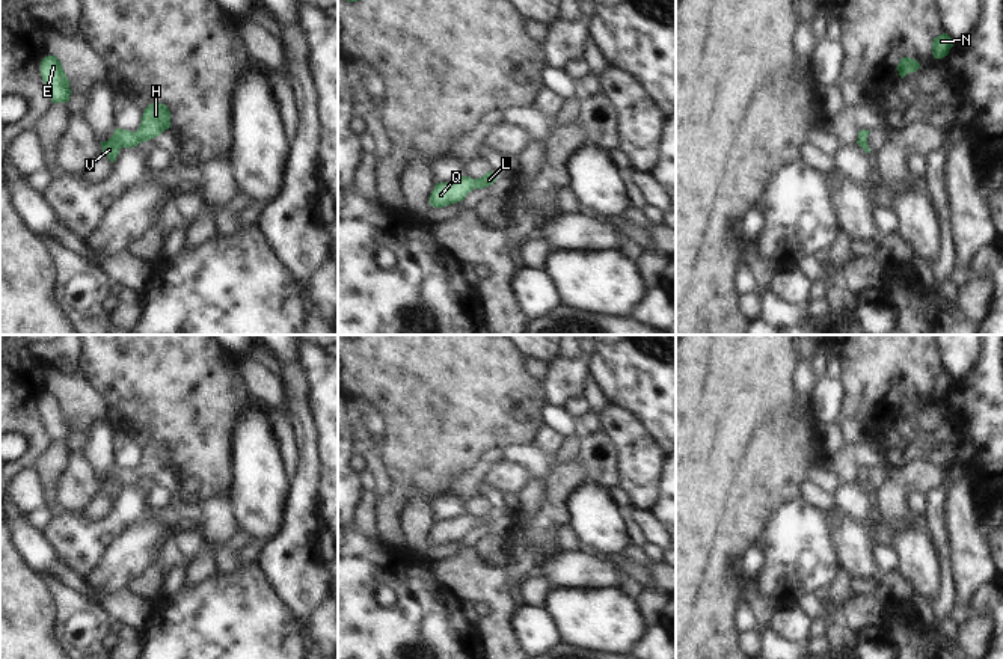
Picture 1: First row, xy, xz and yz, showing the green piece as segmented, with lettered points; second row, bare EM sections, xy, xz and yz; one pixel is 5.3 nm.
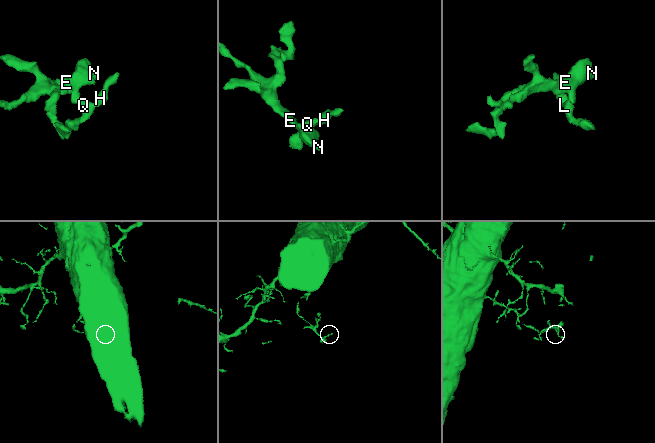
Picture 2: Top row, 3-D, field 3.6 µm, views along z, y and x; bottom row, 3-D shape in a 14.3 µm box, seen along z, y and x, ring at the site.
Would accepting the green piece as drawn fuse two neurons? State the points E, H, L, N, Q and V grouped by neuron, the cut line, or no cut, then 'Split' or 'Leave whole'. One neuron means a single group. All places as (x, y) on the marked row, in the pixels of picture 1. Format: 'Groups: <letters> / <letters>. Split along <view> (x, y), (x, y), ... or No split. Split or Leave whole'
Groups: E H L N Q V. No split. Leave whole

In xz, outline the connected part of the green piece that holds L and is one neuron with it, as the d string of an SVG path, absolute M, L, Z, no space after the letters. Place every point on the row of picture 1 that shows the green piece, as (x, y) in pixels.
M487 172L484 176L472 179L471 176L462 176L449 182L439 182L434 185L434 190L430 195L431 207L446 207L457 204L466 198L474 189L484 189L492 185L496 181L498 175Z

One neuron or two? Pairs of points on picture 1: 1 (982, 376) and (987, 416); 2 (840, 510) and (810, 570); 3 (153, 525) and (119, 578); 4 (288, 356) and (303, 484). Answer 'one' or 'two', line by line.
1: one
2: one
3: one
4: one

